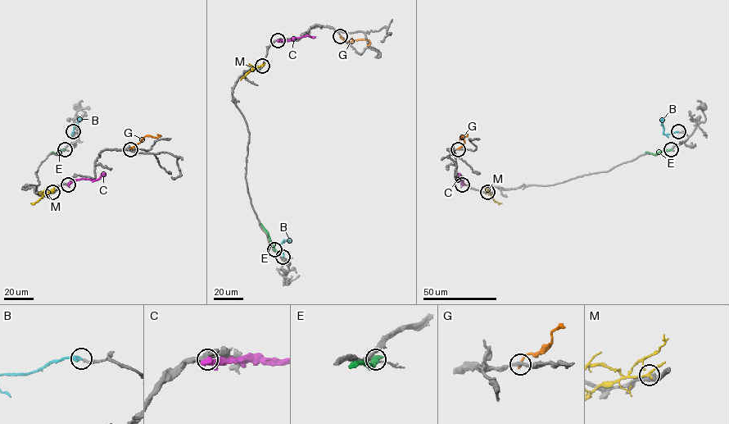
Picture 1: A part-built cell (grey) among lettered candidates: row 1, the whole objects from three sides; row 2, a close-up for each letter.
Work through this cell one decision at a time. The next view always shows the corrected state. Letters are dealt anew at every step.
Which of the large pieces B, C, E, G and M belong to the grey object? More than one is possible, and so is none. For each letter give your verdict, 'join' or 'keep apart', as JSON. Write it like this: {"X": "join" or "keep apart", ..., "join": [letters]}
{"B": "join", "C": "keep apart", "E": "keep apart", "G": "keep apart", "M": "keep apart", "join": ["B"]}

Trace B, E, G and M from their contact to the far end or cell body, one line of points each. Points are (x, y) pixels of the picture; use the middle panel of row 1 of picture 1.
B: (282, 257), (281, 243), (291, 241)
E: (274, 249), (268, 231), (261, 223)
G: (340, 36), (350, 43), (367, 39), (369, 43), (367, 46)
M: (262, 66), (251, 70), (241, 79)

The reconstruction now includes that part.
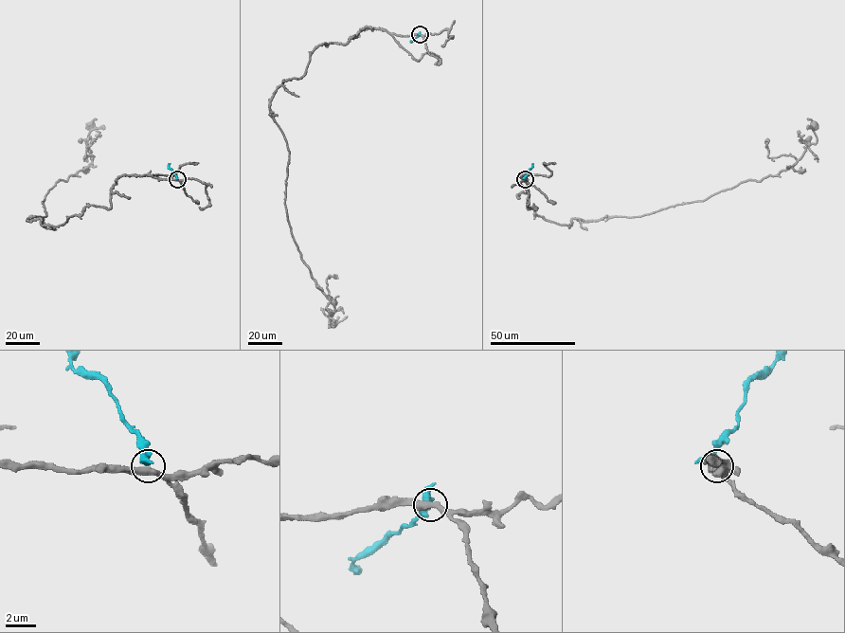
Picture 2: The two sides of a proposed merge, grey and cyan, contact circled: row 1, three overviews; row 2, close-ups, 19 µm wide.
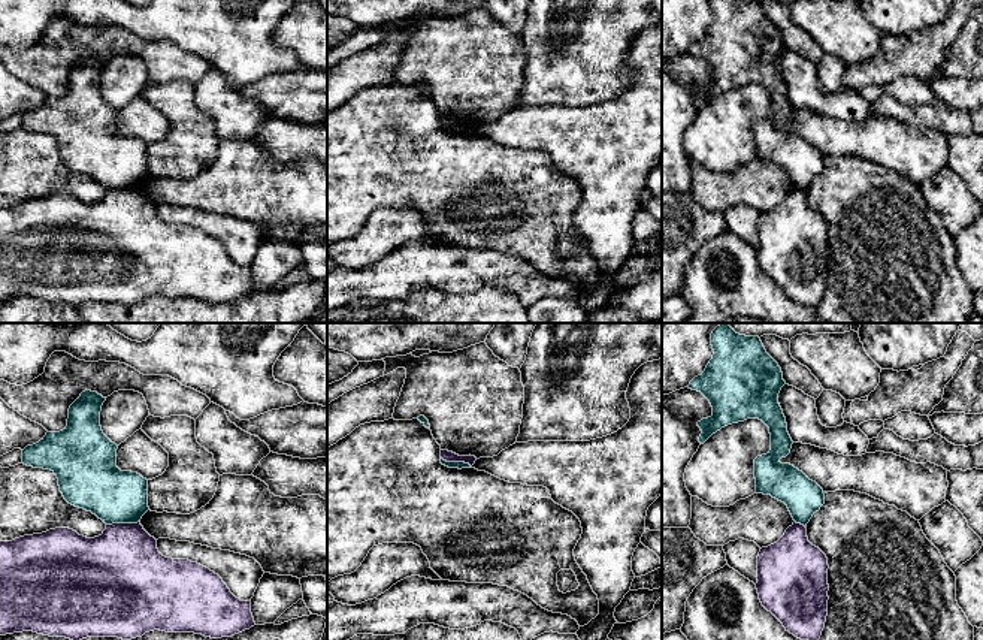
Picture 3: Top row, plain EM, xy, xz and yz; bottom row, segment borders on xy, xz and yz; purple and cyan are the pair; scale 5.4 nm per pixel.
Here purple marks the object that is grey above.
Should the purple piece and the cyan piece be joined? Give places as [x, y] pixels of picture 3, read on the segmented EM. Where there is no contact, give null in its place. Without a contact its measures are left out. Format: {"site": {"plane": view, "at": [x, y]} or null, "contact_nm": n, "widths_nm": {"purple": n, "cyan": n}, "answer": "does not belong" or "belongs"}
{"site": {"plane": "xy", "at": [123, 524]}, "contact_nm": 190, "widths_nm": {"purple": 440, "cyan": 300}, "answer": "does not belong"}

